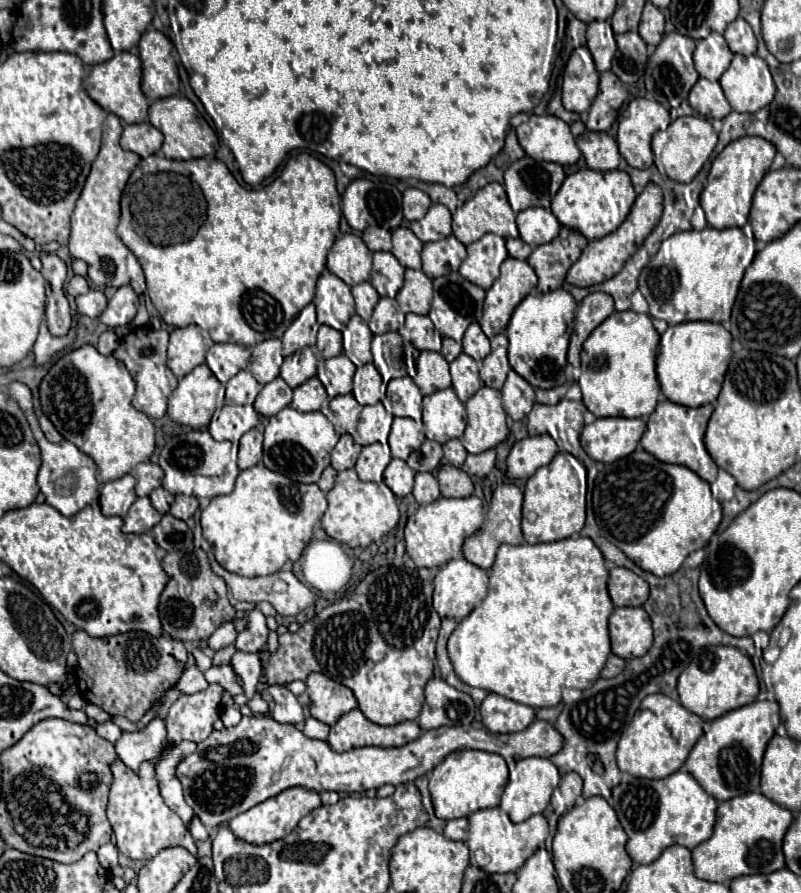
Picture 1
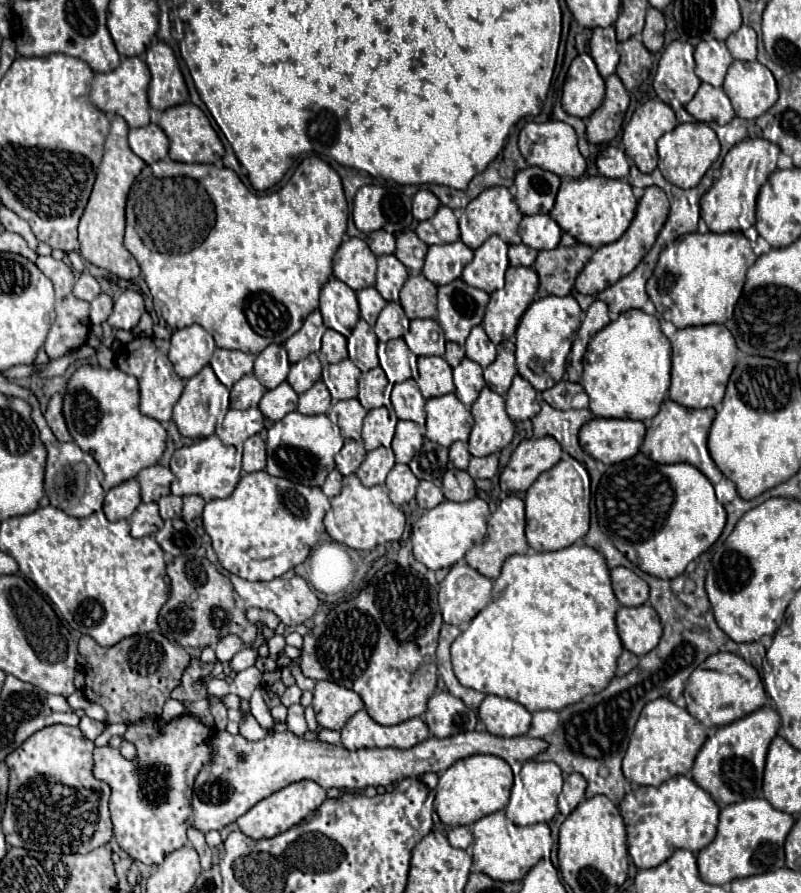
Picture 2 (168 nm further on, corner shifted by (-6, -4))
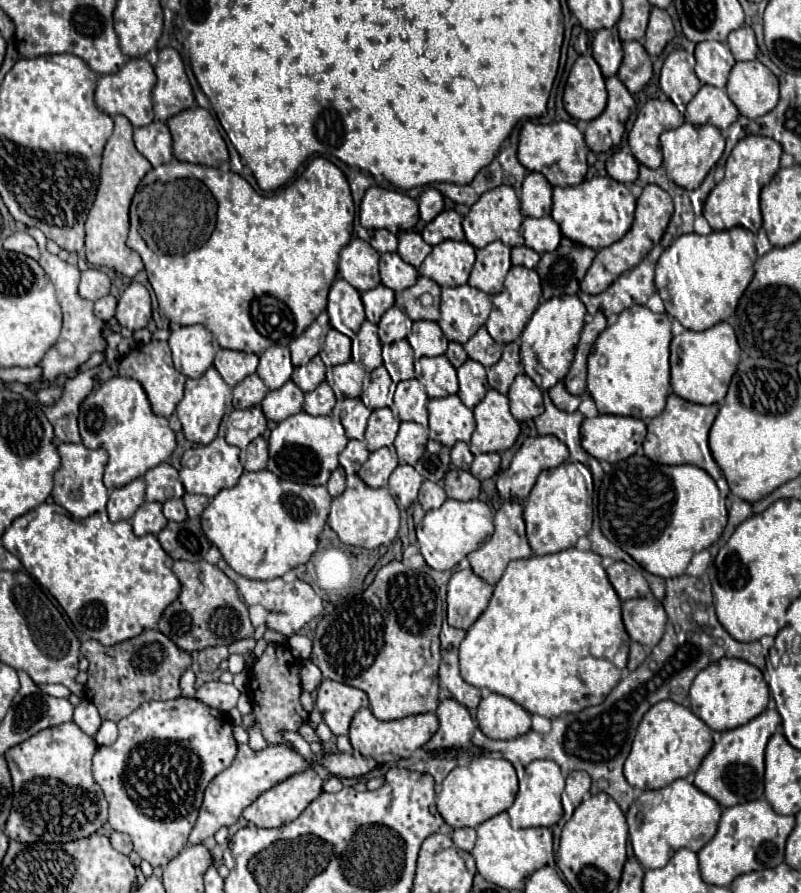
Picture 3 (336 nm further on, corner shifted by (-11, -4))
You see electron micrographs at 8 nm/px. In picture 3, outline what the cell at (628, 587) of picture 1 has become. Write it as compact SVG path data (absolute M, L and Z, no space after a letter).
M616 561L614 565L610 565L606 569L606 573L608 573L608 579L622 601L646 597L650 593L650 585L644 579L644 575L624 561Z

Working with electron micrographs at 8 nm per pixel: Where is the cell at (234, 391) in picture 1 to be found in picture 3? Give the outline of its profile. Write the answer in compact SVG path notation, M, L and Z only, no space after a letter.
M256 373L248 375L234 387L234 409L258 407L262 403L262 399L266 397L266 393L268 393L268 389L266 389L264 381Z

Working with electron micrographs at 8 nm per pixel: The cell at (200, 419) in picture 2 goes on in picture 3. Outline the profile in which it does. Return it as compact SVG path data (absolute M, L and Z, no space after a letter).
M210 367L202 377L186 381L184 399L176 407L176 413L180 417L186 439L192 443L202 443L202 445L208 445L212 439L216 439L220 421L233 410L232 388L224 383L224 379L220 377L220 373L214 367Z

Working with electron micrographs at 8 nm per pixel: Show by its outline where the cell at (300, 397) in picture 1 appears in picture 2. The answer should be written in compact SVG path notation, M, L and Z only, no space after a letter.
M317 381L309 391L299 395L299 413L303 415L319 415L327 413L331 407L331 395L323 381Z

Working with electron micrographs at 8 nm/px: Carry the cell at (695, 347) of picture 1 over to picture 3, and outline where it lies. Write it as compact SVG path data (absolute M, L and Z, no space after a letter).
M726 321L706 331L684 329L678 337L672 339L672 345L670 345L672 389L676 395L680 395L690 403L700 403L700 405L722 403L728 391L728 383L736 373L738 359L740 359L740 347L736 343L736 335L732 327Z

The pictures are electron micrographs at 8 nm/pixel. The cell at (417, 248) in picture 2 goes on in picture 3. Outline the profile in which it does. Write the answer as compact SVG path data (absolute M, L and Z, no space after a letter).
M404 231L404 233L398 235L398 255L406 263L410 263L414 267L420 267L430 251L432 251L432 247L422 239L420 233Z

